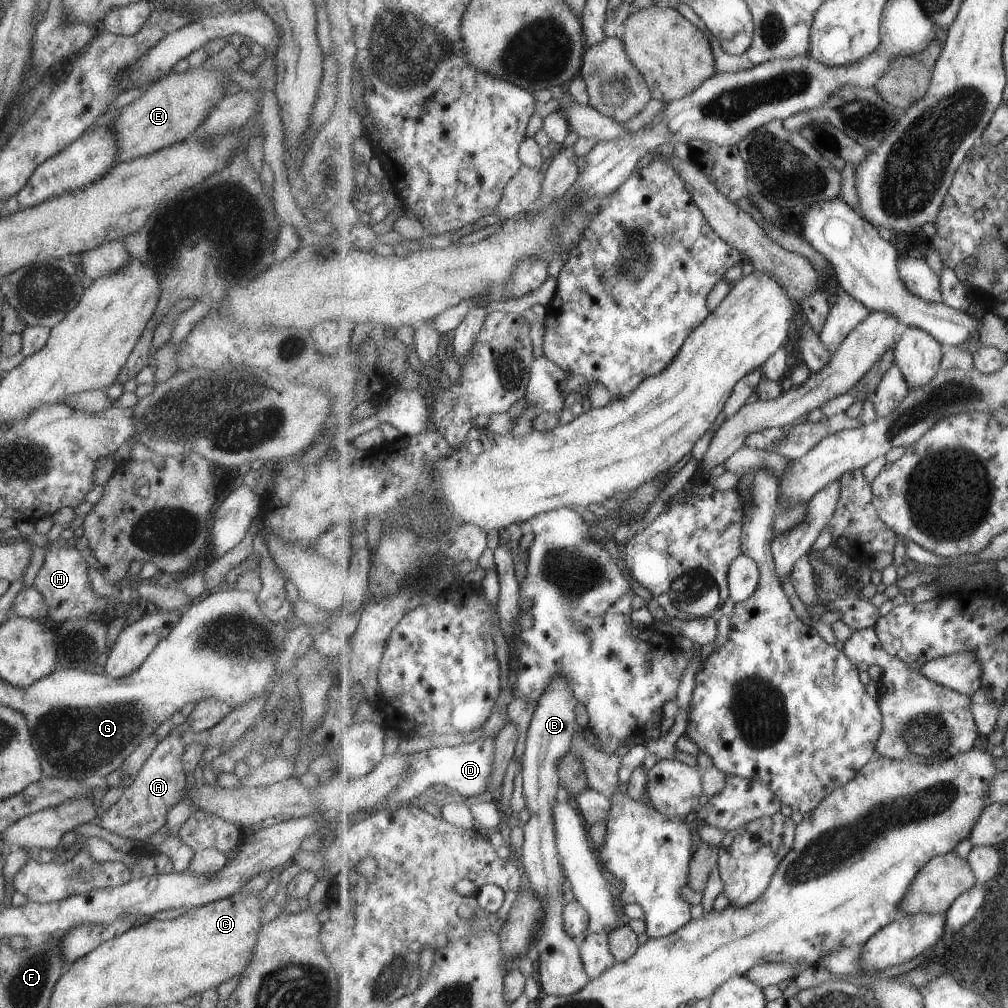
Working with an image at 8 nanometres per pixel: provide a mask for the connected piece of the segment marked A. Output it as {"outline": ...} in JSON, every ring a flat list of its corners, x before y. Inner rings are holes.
{"outline":[[174,726,165,738,157,742,149,758,135,774,133,782,127,788,122,788,119,800,113,802,107,811,102,813,98,826,118,836,133,839,135,842,147,840,157,829,163,827,165,814,173,804,177,804,177,800,183,794,183,786,186,784,181,764,181,754,184,750,181,735,181,731]]}

